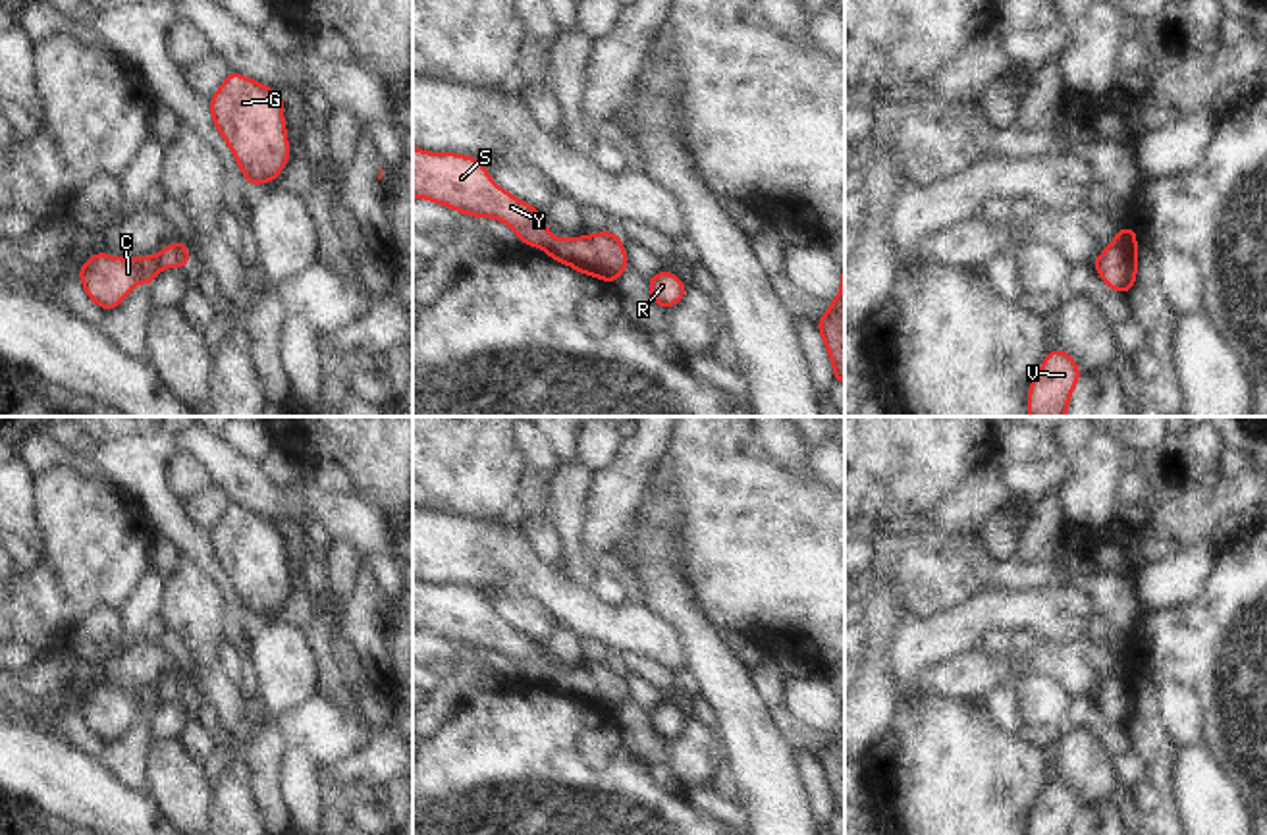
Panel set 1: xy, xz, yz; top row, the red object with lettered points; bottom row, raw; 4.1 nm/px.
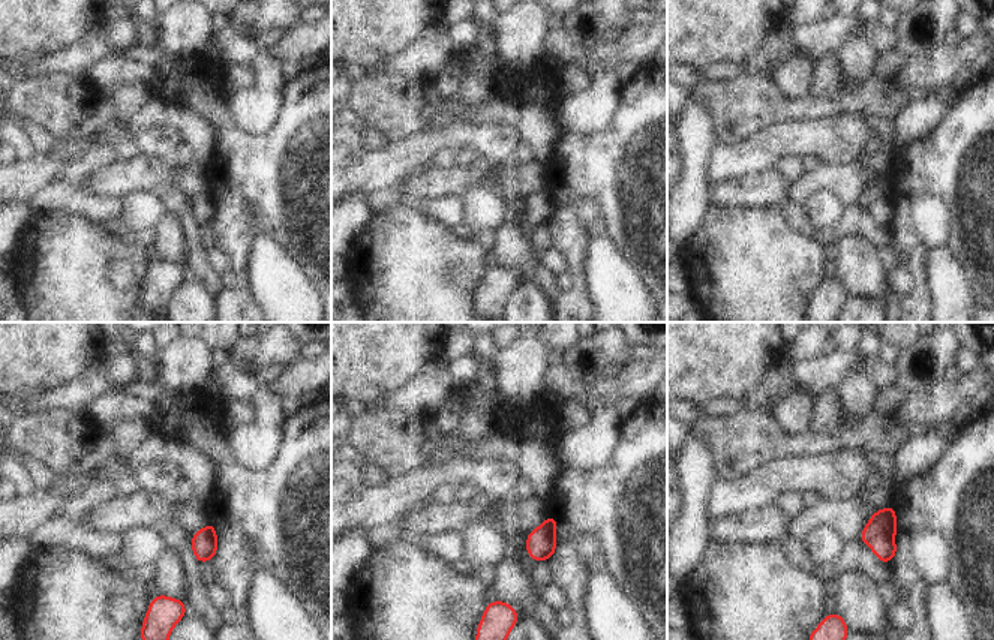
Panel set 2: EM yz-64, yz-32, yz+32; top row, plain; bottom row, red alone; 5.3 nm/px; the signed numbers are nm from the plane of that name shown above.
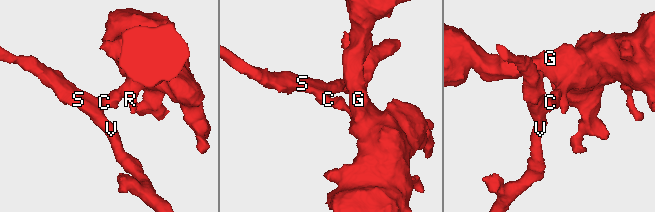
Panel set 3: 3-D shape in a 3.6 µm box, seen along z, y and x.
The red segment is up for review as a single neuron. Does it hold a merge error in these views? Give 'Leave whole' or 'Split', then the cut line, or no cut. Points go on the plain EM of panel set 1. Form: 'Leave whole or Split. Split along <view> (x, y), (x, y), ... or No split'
Split. Split along xz (587, 670), (596, 687), (594, 706).

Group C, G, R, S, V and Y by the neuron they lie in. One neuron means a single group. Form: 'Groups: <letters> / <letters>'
Groups: C S V Y / G R.

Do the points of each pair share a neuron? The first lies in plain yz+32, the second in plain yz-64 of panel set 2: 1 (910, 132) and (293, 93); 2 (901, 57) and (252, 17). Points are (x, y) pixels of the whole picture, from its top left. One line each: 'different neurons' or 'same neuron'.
1: different neurons
2: same neuron

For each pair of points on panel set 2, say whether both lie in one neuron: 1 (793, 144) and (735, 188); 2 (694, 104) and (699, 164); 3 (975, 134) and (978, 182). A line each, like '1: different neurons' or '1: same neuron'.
1: different neurons
2: same neuron
3: same neuron

